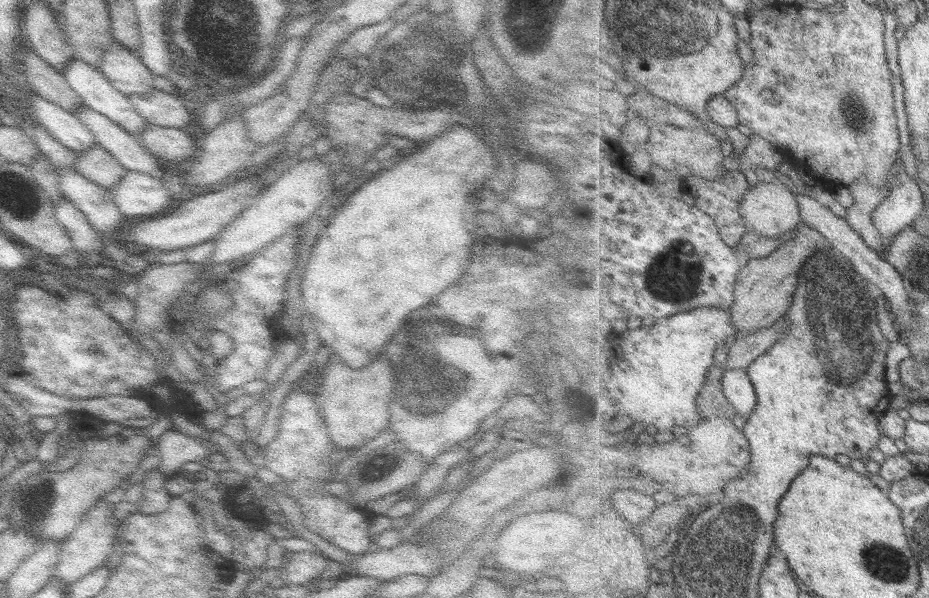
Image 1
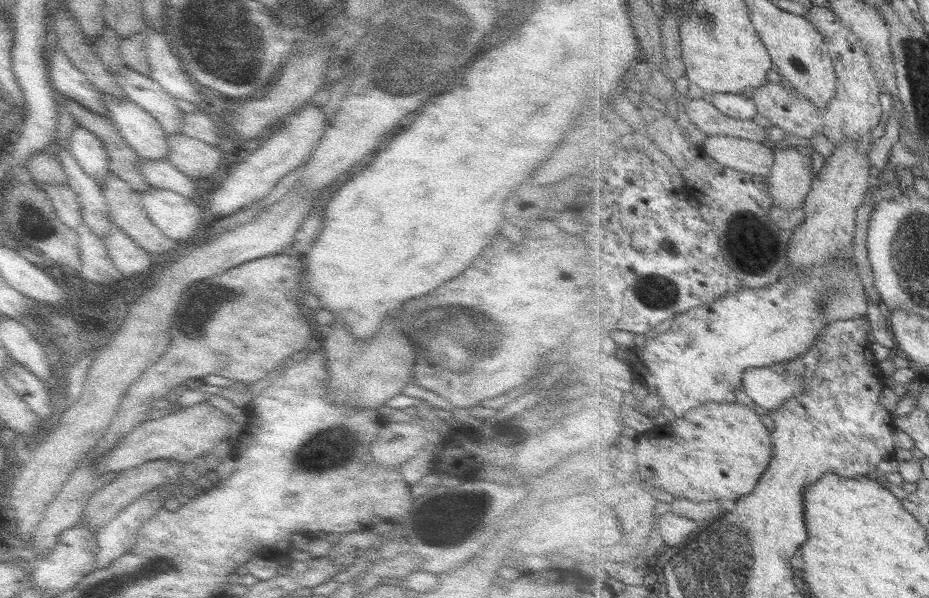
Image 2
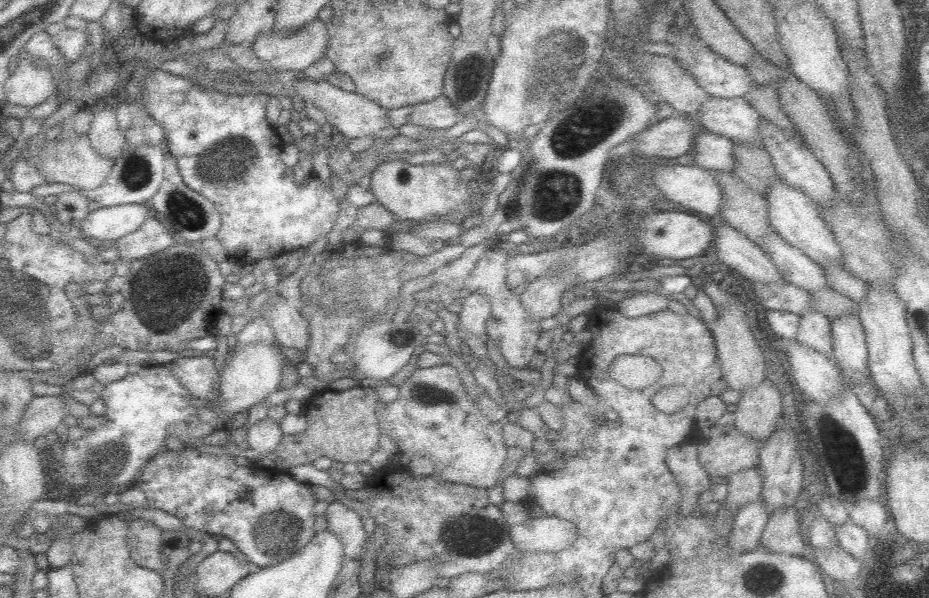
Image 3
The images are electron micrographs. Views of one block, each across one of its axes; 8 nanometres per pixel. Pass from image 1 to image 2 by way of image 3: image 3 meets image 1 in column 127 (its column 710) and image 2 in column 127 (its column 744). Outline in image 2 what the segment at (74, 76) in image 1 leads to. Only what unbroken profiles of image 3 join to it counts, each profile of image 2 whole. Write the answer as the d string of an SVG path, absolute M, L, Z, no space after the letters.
M100 92L109 118L116 124L125 142L138 158L161 160L168 158L168 142L161 125L129 98L113 98Z

